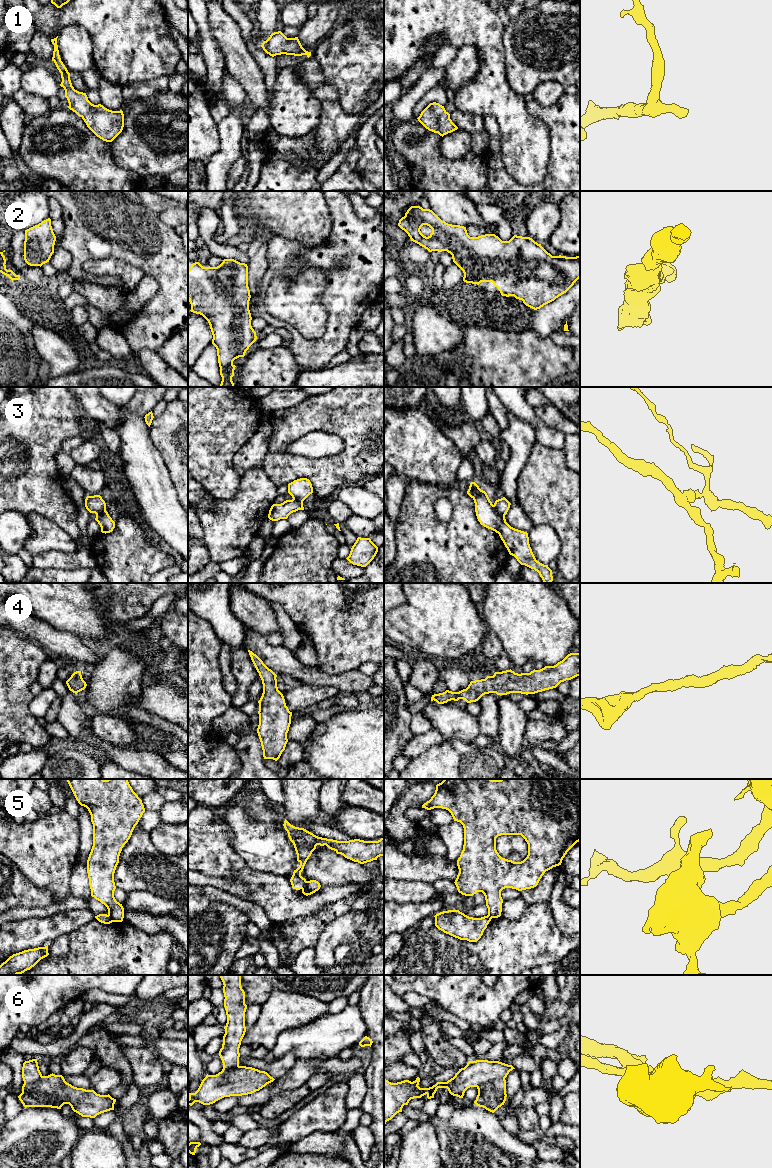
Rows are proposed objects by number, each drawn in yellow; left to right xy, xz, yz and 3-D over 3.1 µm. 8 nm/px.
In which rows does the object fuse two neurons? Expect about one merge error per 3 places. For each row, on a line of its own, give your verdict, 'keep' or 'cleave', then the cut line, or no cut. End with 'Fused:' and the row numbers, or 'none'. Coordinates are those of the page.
1: keep | no cut
2: keep | no cut
3: cleave | yz (493, 505), (504, 518)
4: keep | no cut
5: cleave | xz (307, 881), (300, 888)
6: cleave | yz (504, 1077), (498, 1077), (489, 1082), (481, 1083), (477, 1087)
Fused: 3, 5, 6

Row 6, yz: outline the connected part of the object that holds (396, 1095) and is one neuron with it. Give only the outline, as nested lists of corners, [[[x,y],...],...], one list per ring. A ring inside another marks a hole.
[[[476,1060],[469,1061],[464,1068],[459,1069],[453,1078],[447,1082],[437,1082],[429,1088],[420,1088],[420,1078],[415,1081],[404,1080],[391,1083],[384,1079],[384,1126],[397,1113],[402,1112],[404,1105],[414,1098],[426,1095],[428,1099],[434,1098],[438,1088],[447,1088],[453,1096],[463,1098],[465,1091],[470,1087],[478,1087],[486,1082],[498,1078],[506,1078],[510,1071],[515,1069],[499,1061]]]

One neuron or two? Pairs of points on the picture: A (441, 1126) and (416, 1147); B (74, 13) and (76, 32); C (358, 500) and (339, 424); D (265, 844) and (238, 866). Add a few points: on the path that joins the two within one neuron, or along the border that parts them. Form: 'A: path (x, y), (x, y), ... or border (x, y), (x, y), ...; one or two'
A: border (427, 1120), (434, 1126), (440, 1154); two
B: border (57, 35), (66, 26), (80, 25), (92, 41); two
C: border (350, 484), (343, 485), (337, 490); two
D: border (230, 842), (235, 852), (251, 869), (265, 872); two

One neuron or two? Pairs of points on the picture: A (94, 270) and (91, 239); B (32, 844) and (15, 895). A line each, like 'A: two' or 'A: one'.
A: two
B: two

